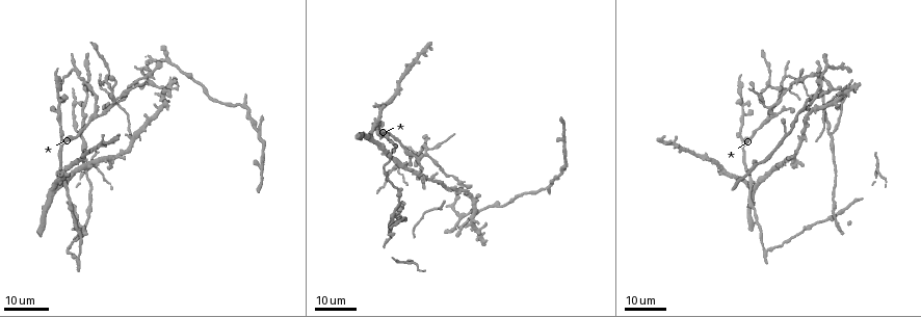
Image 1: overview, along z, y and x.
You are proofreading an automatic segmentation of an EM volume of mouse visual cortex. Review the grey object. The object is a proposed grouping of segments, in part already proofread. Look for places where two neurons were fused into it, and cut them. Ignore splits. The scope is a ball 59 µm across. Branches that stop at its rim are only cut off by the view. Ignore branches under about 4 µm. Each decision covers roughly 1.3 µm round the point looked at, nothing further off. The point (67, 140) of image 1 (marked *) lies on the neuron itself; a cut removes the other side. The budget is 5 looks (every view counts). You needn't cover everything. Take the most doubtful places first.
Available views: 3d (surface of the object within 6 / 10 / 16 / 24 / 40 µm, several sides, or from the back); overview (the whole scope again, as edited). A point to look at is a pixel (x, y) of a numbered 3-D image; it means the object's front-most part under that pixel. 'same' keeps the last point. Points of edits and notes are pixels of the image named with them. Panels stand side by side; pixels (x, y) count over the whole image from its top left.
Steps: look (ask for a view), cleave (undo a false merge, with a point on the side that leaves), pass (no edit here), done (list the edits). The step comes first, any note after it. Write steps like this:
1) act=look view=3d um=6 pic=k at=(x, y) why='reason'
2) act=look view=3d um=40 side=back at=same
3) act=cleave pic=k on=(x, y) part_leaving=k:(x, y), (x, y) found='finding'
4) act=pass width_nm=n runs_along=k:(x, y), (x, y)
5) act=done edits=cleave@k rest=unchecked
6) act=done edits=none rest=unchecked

act=look view=3d um=16 pic=1 at=(428, 147)

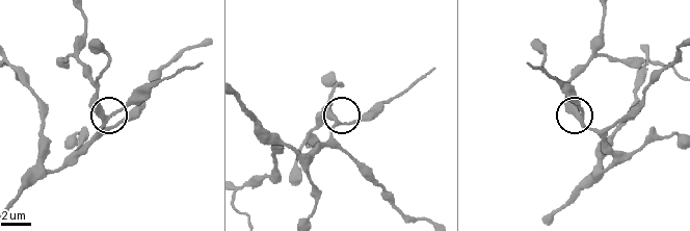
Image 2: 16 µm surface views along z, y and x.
act=look view=3d um=10 pic=2 at=(338, 122)

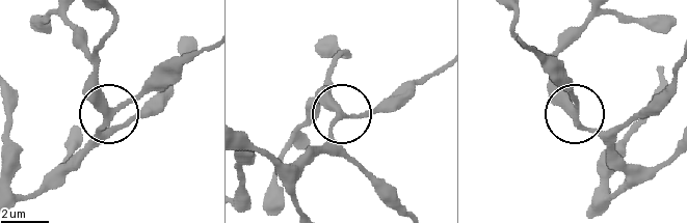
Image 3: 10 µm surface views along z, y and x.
act=pass runs_along=3:(589, 208), (617, 187), (624, 169), (578, 117), (563, 63) found='all the same neuron'

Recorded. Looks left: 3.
act=look view=3d um=16 pic=1 at=(96, 114) why='a fork'

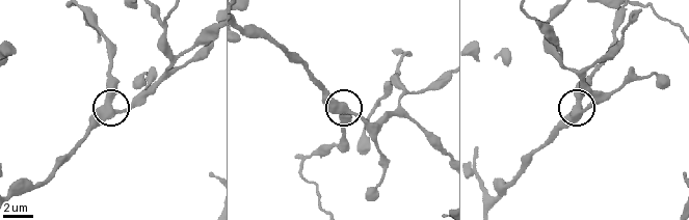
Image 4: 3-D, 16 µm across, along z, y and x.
act=look view=3d um=6 pic=4 at=(577, 106)

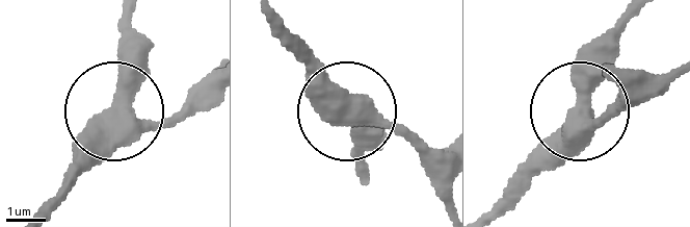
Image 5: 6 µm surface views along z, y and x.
act=pass arms=3 found='one neuron here'

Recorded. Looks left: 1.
act=done edits=none rest=unchecked

